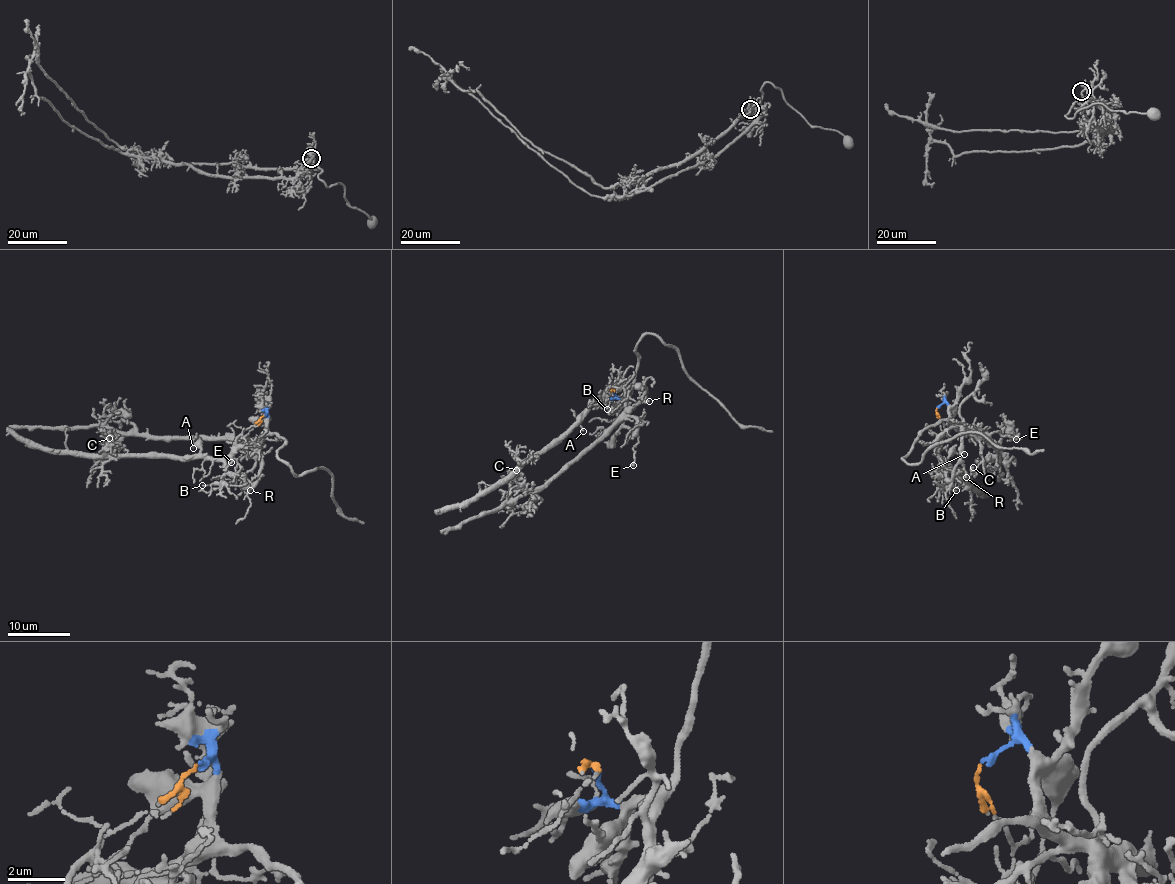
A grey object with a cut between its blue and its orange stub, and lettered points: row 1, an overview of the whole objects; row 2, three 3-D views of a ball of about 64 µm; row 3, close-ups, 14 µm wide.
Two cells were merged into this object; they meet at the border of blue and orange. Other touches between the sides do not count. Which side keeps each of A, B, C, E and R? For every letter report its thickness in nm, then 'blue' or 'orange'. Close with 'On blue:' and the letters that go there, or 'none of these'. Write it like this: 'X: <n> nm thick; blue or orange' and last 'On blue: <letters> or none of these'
A: 90 nm thick; orange
B: 60 nm thick; orange
C: 170 nm thick; orange
E: 170 nm thick; blue
R: 100 nm thick; blue
On blue: E, R

